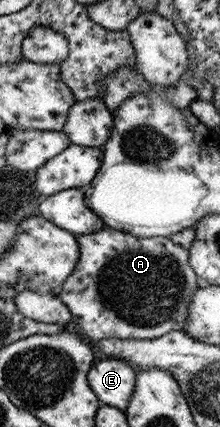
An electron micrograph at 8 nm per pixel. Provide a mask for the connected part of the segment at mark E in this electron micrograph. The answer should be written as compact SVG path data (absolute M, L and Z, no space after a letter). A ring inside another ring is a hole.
M98 359L87 371L87 385L98 401L123 411L134 392L135 371L121 359Z

